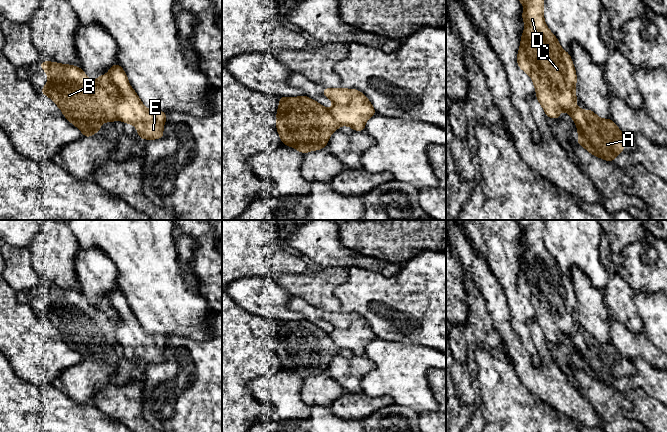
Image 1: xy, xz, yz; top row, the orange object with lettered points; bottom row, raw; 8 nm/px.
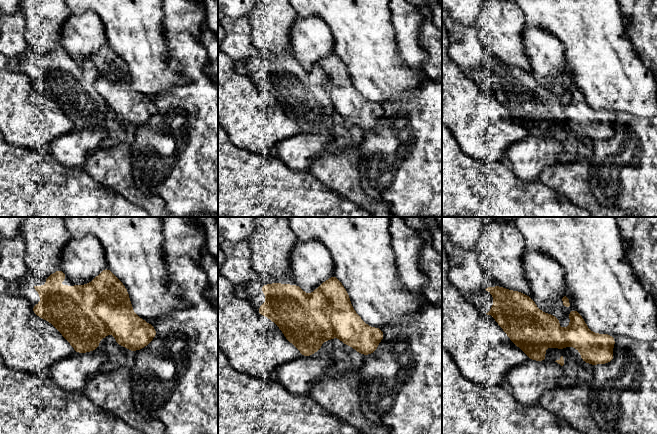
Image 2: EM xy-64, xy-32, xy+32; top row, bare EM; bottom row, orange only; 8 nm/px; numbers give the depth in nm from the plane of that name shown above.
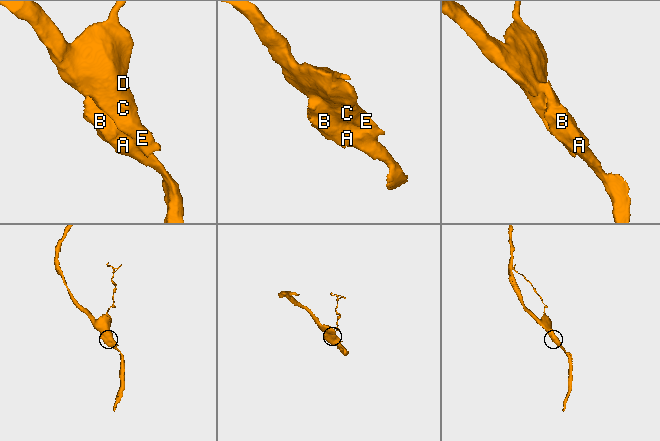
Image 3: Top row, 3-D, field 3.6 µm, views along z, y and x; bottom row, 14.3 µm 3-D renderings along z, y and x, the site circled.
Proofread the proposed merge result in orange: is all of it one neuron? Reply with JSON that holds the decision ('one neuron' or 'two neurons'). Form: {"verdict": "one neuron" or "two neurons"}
{"verdict": "two neurons"}

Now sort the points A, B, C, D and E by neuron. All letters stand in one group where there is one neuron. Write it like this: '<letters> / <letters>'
A B / C D E

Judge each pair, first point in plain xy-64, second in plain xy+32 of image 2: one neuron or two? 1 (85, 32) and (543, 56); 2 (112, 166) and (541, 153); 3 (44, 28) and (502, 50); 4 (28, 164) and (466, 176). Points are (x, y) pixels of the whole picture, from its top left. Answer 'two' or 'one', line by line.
1: one
2: two
3: one
4: one

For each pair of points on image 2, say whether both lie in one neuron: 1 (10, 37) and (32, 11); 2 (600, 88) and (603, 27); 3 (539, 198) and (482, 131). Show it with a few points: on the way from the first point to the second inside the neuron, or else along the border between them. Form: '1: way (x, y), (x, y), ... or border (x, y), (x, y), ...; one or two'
1: border (22, 11), (25, 17), (25, 39), (28, 43); two
2: way (601, 73), (601, 42); one
3: border (480, 161), (486, 163), (506, 163); two

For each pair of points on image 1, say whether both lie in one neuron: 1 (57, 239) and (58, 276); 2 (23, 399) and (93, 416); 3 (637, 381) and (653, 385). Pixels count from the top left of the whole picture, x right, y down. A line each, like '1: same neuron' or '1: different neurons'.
1: same neuron
2: same neuron
3: same neuron

